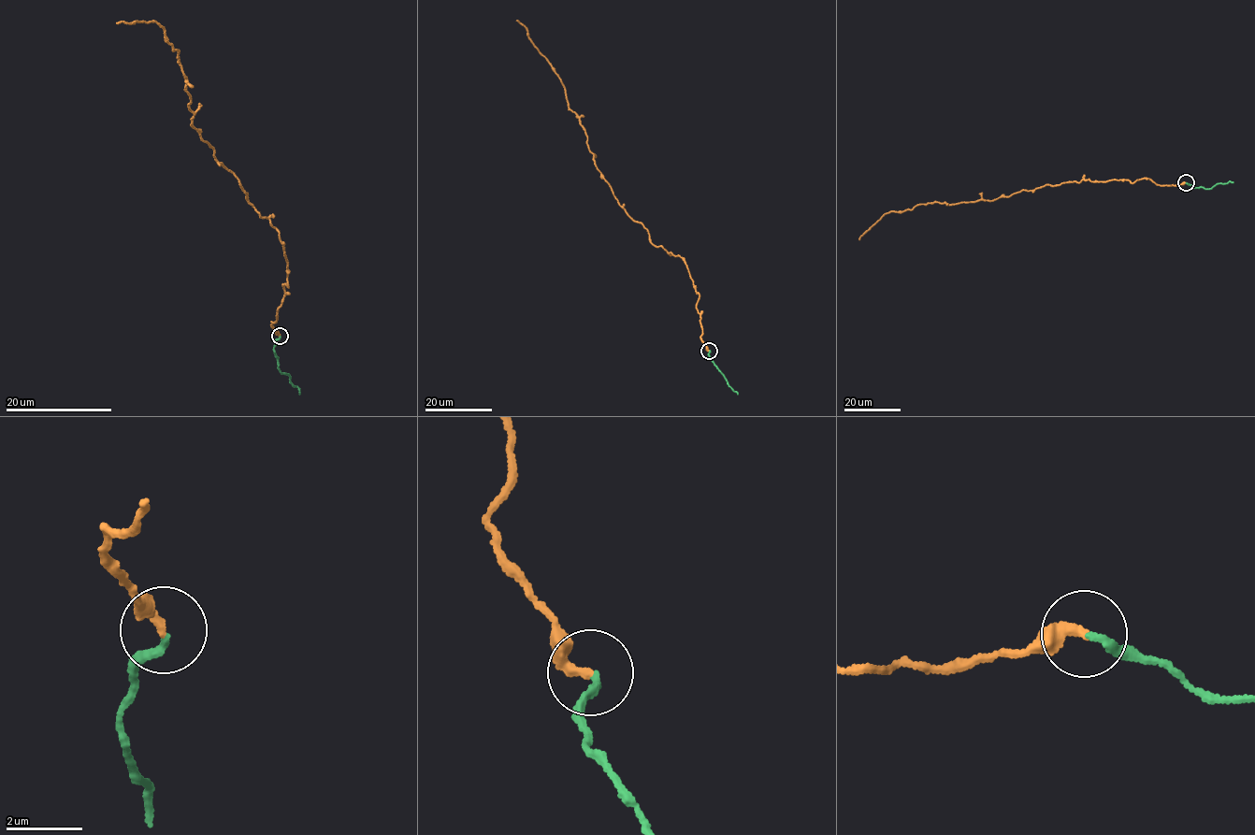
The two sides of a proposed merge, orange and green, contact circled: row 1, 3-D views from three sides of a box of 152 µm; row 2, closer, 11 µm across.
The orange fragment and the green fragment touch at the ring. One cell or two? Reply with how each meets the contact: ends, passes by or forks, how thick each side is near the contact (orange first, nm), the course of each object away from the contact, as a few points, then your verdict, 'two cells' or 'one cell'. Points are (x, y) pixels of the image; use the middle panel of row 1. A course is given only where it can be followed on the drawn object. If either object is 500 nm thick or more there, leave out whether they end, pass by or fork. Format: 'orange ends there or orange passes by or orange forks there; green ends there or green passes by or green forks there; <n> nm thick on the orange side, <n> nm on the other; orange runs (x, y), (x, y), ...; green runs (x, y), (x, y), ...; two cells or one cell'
orange ends there; green ends there; 280 nm thick on the orange side, 190 nm on the other; orange runs (710, 350), (700, 338), (699, 294), (685, 259), (653, 244), (643, 224), (619, 205), (561, 80), (517, 21); green runs (710, 350), (709, 357), (738, 394); two cells

